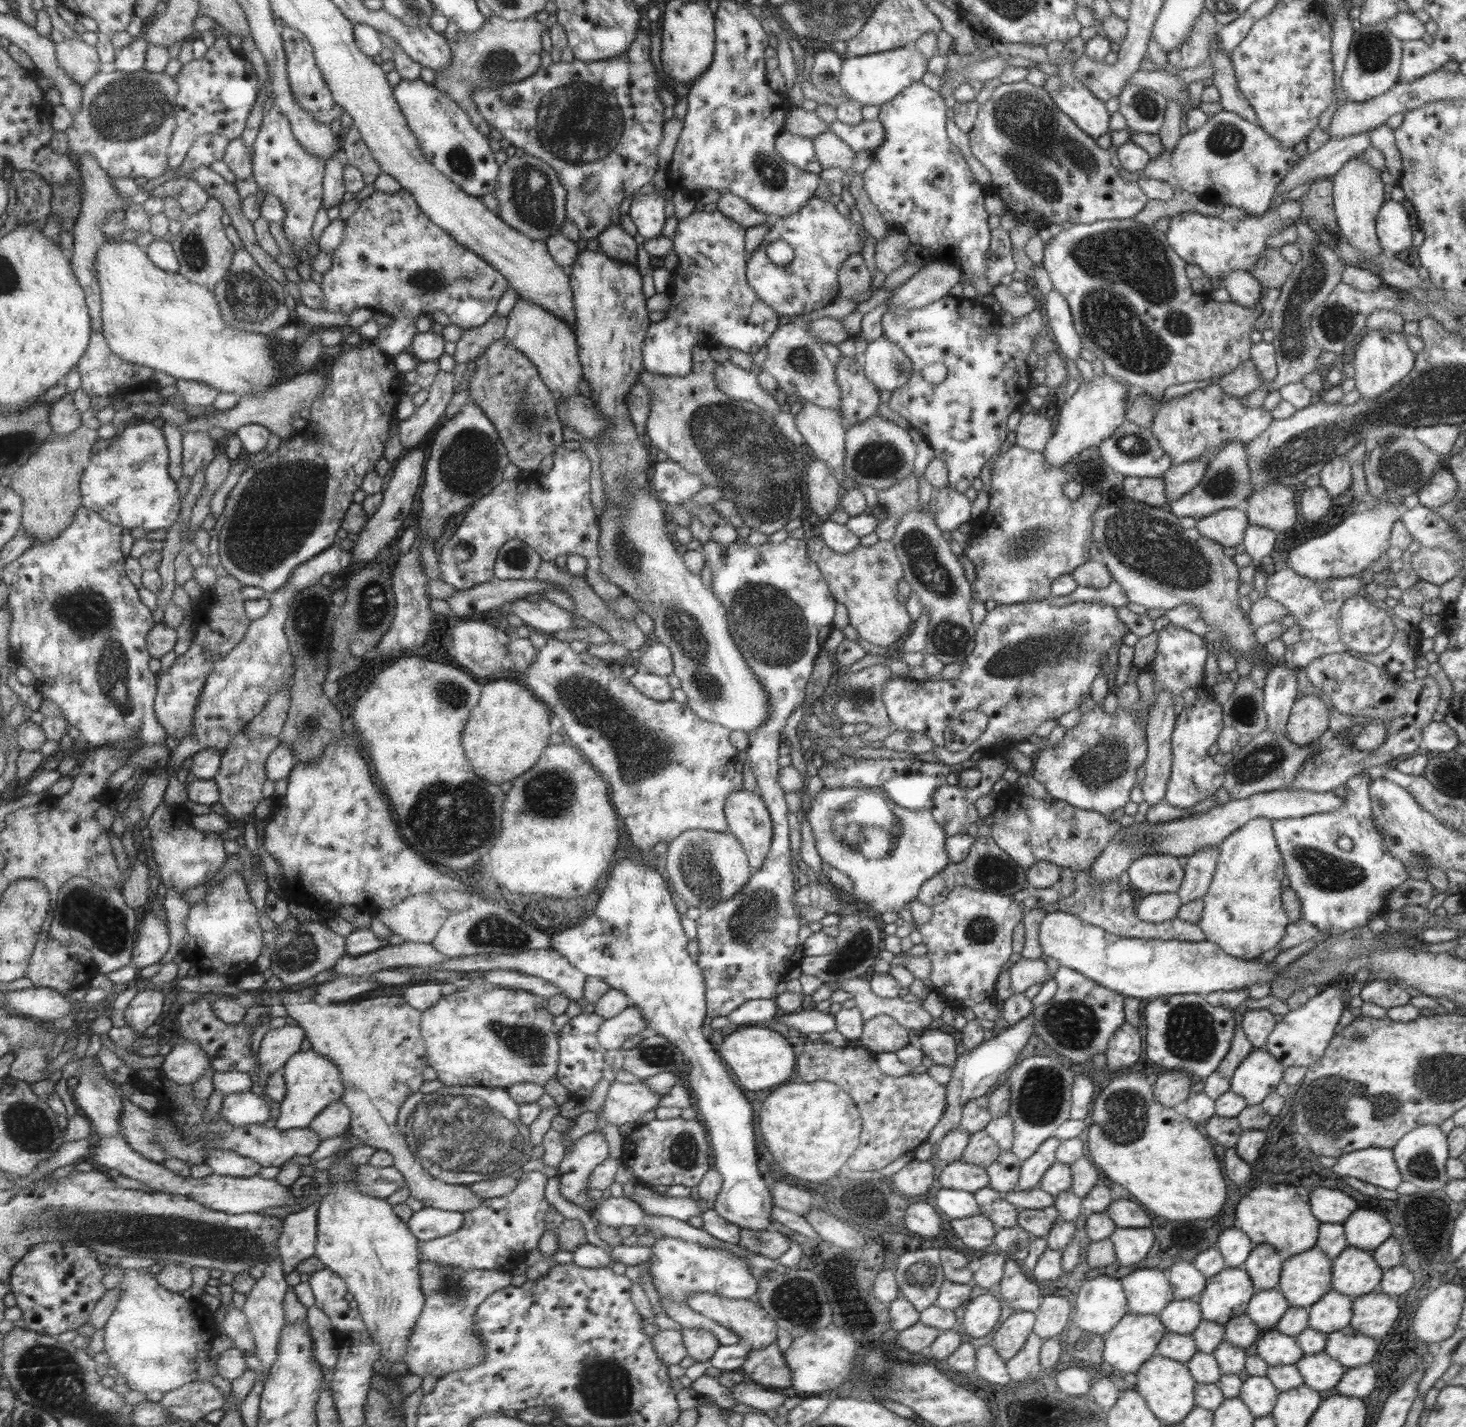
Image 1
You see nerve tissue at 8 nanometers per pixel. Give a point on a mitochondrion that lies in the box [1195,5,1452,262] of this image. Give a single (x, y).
(1373, 49)

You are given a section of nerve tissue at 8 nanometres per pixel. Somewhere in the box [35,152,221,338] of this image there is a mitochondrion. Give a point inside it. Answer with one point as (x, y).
(195, 254)

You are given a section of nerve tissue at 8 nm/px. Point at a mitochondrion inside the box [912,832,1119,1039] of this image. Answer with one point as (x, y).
(989, 871)

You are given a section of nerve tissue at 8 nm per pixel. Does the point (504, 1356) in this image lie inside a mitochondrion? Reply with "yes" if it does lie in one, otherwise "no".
no

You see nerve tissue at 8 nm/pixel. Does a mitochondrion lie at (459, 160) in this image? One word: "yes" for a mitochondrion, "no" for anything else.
yes

